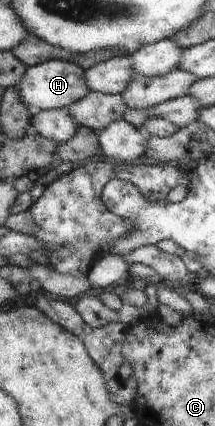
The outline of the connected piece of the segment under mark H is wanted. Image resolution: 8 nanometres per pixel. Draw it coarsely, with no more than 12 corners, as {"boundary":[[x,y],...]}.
{"boundary":[[53,60],[29,66],[21,99],[41,110],[87,99],[86,69]]}

